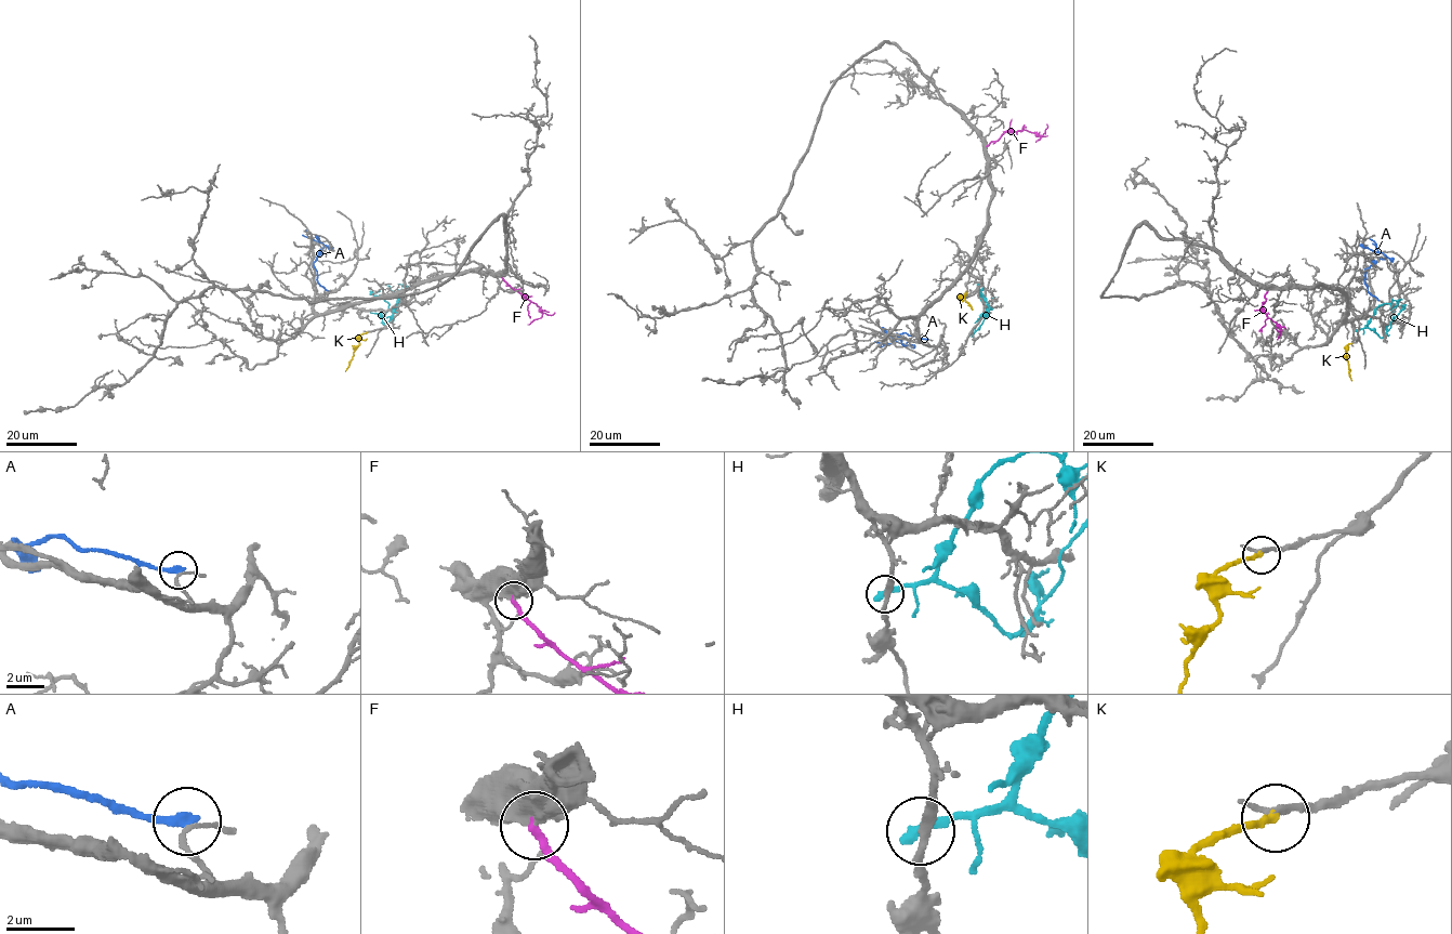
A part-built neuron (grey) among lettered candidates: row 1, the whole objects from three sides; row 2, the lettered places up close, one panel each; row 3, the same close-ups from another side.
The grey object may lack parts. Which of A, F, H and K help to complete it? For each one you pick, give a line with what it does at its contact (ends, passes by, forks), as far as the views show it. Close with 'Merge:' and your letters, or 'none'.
K: it ends
Merge: K

